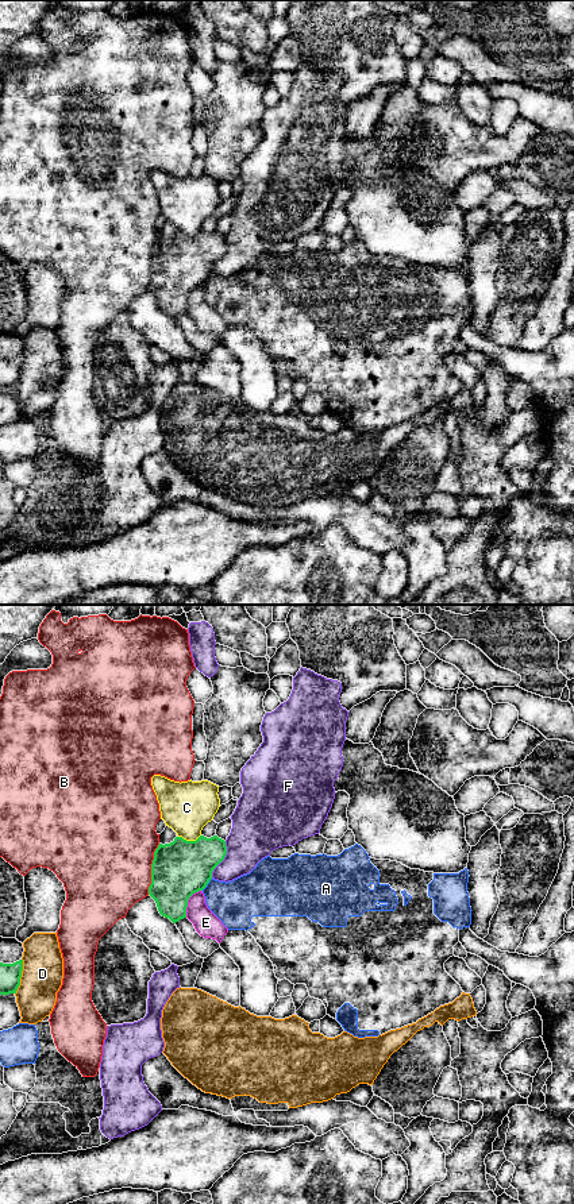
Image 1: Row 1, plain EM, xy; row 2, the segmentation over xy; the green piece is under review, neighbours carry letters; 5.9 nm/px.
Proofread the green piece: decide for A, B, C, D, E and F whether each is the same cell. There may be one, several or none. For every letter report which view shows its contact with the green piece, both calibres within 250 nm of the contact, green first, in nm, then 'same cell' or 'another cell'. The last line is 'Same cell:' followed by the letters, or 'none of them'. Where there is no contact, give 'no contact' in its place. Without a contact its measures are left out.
A: xy | 340/260 nm | another cell
B: xy | 340/500 nm | another cell
C: xy | 340/300 nm | another cell
D: xy | 130/240 nm | another cell
E: xy | 340/150 nm | another cell
F: xy | 320/300 nm | another cell
Same cell: none of them

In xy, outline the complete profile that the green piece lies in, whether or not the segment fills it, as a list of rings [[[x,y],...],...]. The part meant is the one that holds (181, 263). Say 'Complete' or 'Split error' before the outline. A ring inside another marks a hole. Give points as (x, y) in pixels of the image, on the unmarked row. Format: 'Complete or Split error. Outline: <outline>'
Complete. Outline: [[[200,231],[196,236],[176,232],[170,239],[159,239],[149,282],[159,309],[173,319],[186,313],[189,293],[207,282],[226,250],[226,236],[217,231]]]

